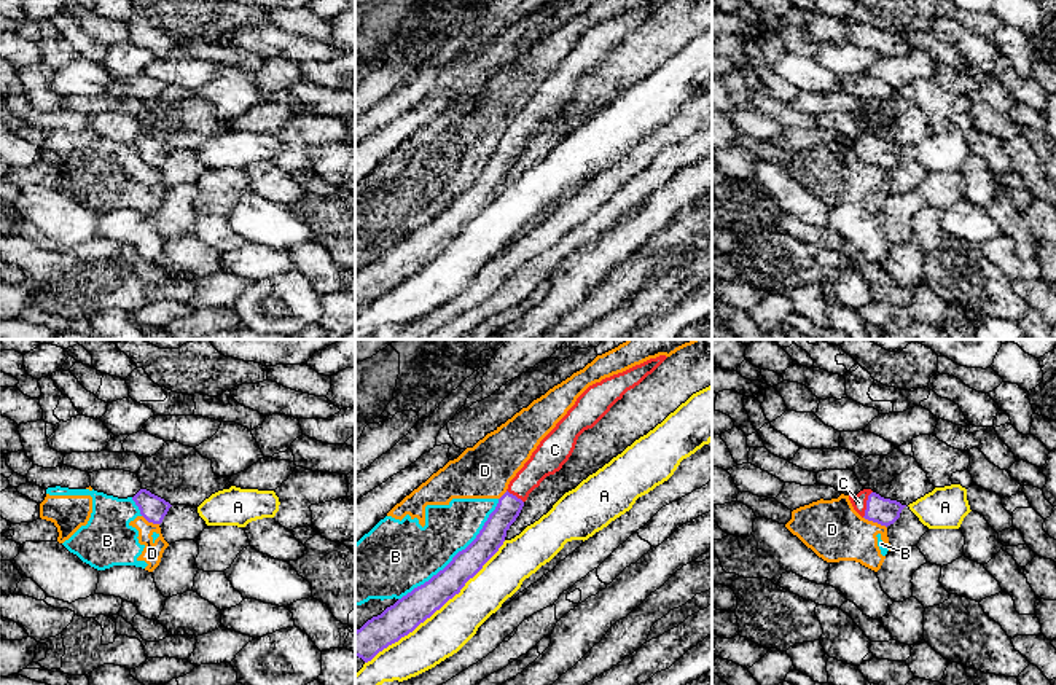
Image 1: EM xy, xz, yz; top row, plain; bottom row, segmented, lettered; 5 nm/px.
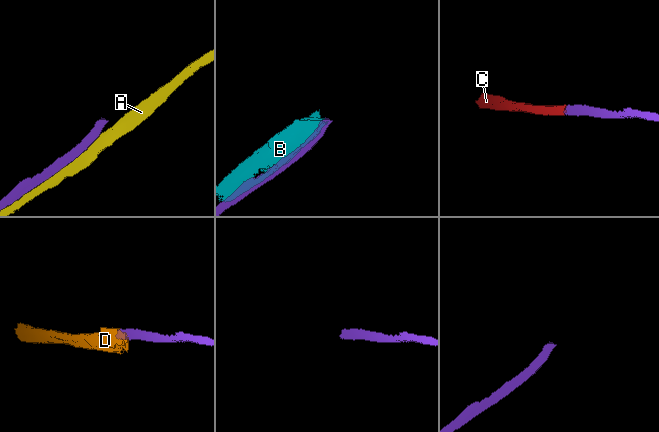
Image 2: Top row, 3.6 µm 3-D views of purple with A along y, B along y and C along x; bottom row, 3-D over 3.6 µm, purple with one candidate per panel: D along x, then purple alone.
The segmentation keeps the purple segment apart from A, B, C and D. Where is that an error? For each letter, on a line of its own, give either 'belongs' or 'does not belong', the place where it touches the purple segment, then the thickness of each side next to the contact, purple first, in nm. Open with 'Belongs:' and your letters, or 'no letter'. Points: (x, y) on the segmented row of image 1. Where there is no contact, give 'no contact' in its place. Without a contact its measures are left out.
Belongs: C
A: does not belong; contact xz (437, 609); calibres 170 and 220 nm
B: does not belong; contact xz (456, 555); calibres 150 and 320 nm
C: belongs; contact yz (867, 504); calibres 140 and 80 nm
D: does not belong; contact yz (875, 521); calibres 140 and 300 nm

